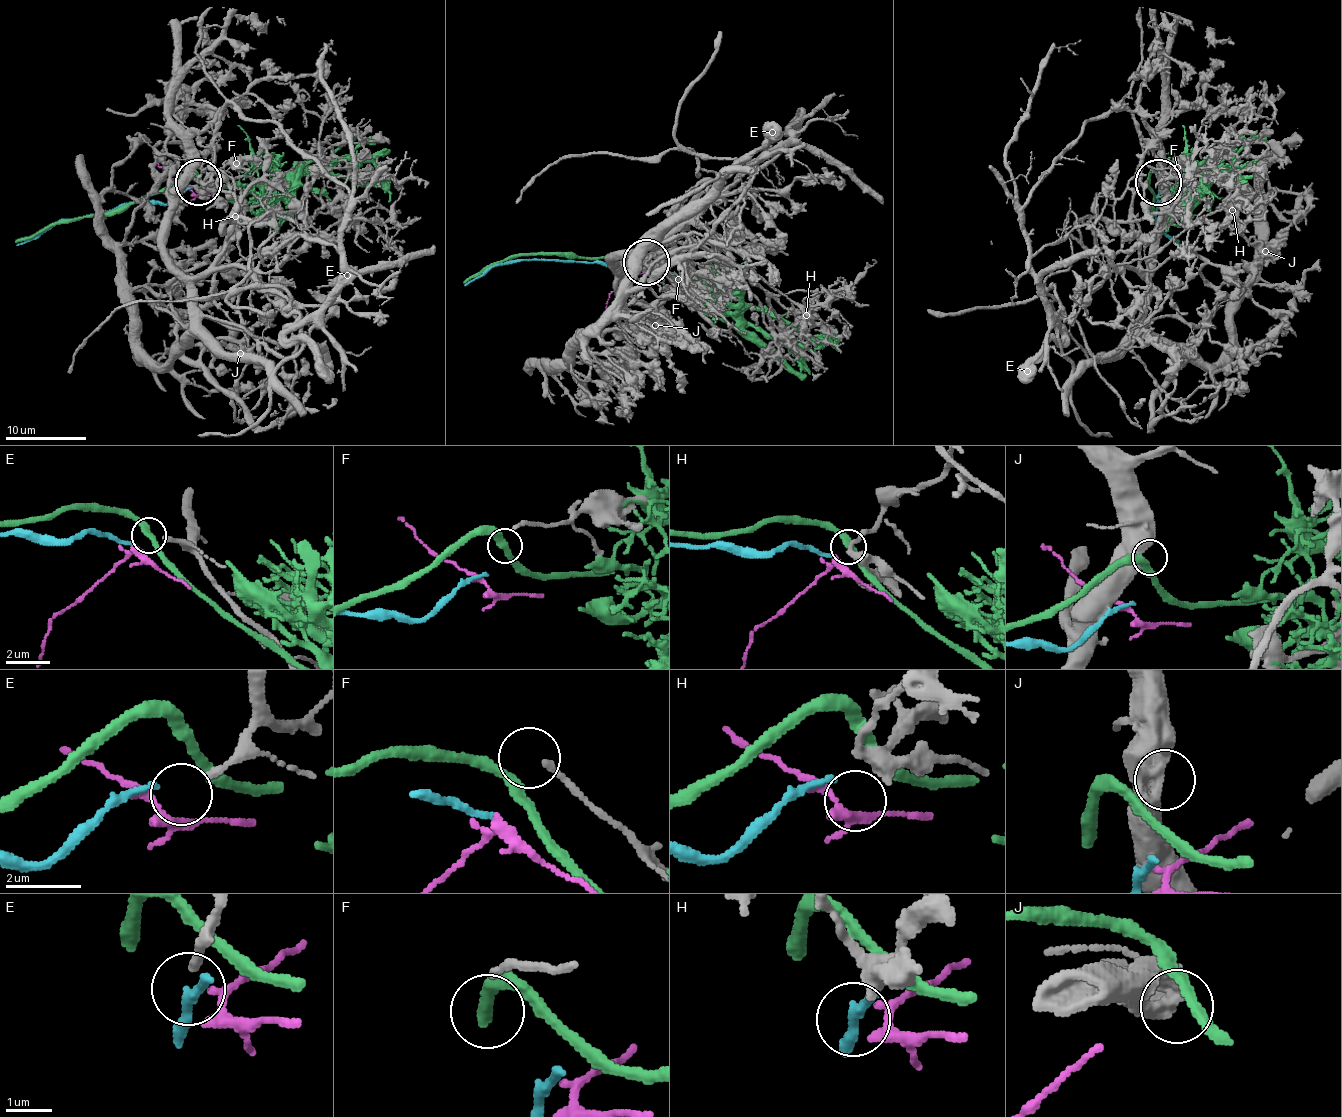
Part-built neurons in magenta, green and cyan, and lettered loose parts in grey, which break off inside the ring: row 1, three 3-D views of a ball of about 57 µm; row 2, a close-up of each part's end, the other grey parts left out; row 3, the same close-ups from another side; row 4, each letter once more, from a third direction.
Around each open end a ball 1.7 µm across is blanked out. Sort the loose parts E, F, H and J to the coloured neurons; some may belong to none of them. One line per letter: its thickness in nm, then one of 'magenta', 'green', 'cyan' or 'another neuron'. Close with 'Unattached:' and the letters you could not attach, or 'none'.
E: 190 nm thick; magenta
F: 160 nm thick; another neuron
H: 260 nm thick; another neuron
J: 500 nm thick; another neuron
Unattached: F, H, J

